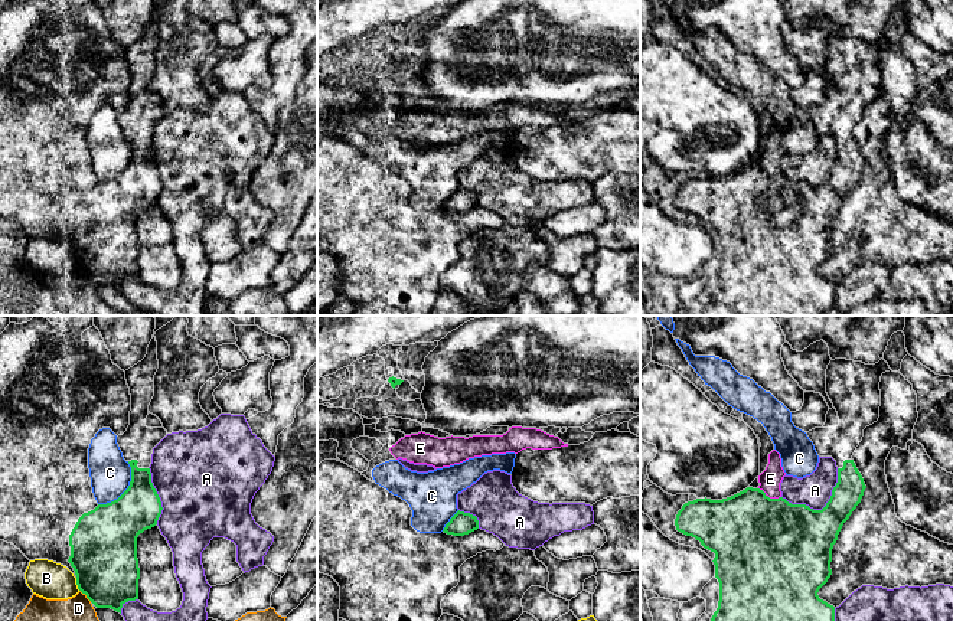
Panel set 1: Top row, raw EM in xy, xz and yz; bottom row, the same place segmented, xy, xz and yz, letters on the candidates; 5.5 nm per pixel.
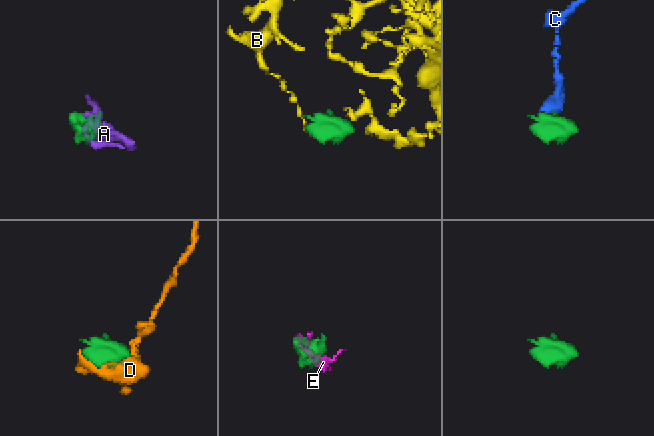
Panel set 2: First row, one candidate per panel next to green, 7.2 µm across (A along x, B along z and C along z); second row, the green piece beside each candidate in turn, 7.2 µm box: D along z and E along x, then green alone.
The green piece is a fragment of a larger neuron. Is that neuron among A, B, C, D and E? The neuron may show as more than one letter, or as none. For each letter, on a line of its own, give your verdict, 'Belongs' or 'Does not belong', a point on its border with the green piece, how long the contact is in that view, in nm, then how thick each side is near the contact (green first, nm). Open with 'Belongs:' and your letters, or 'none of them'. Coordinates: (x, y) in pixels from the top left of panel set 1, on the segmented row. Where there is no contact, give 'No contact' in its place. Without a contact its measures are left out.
Belongs: none of them
A: Does not belong. Touches green at yz (822, 509). Shared border 360 nm. Thickness 440 nm (green) against 190 nm
B: Does not belong. Touches green at xy (77, 584). Shared border 80 nm. Thickness 360 nm (green) against 200 nm
C: Does not belong. Touches green at xy (127, 489). Shared border 300 nm. Thickness 300 nm (green) against 220 nm
D: Does not belong. Touches green at xy (85, 594). Shared border 100 nm. Thickness 360 nm (green) against 140 nm
E: Does not belong. Touches green at yz (769, 497). Shared border 140 nm. Thickness 500 nm (green) against 120 nm

